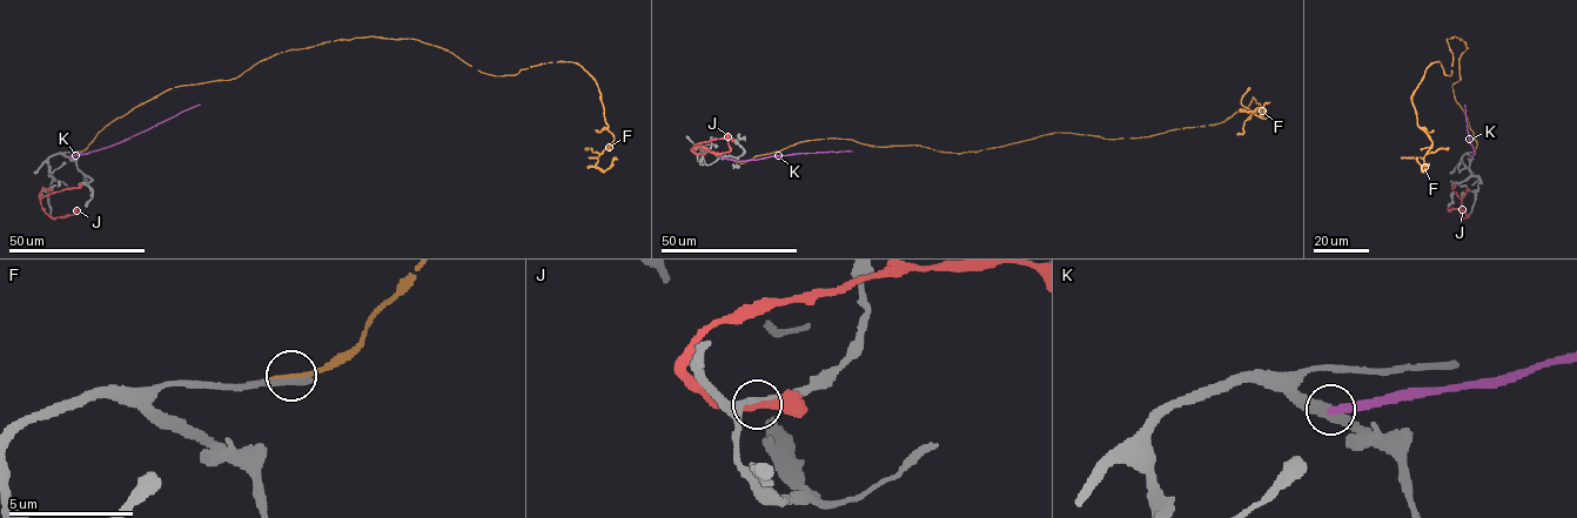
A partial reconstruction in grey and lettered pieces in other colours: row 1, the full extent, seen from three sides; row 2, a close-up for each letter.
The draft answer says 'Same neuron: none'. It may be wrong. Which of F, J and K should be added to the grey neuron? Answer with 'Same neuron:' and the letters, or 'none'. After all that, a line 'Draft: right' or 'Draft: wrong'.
Same neuron: none
Draft: right

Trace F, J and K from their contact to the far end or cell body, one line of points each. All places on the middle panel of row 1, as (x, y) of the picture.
F: (731, 160), (829, 138), (960, 153), (1148, 136), (1269, 101)
J: (699, 154), (692, 148), (729, 152), (725, 133)
K: (720, 156), (739, 161), (852, 152)

